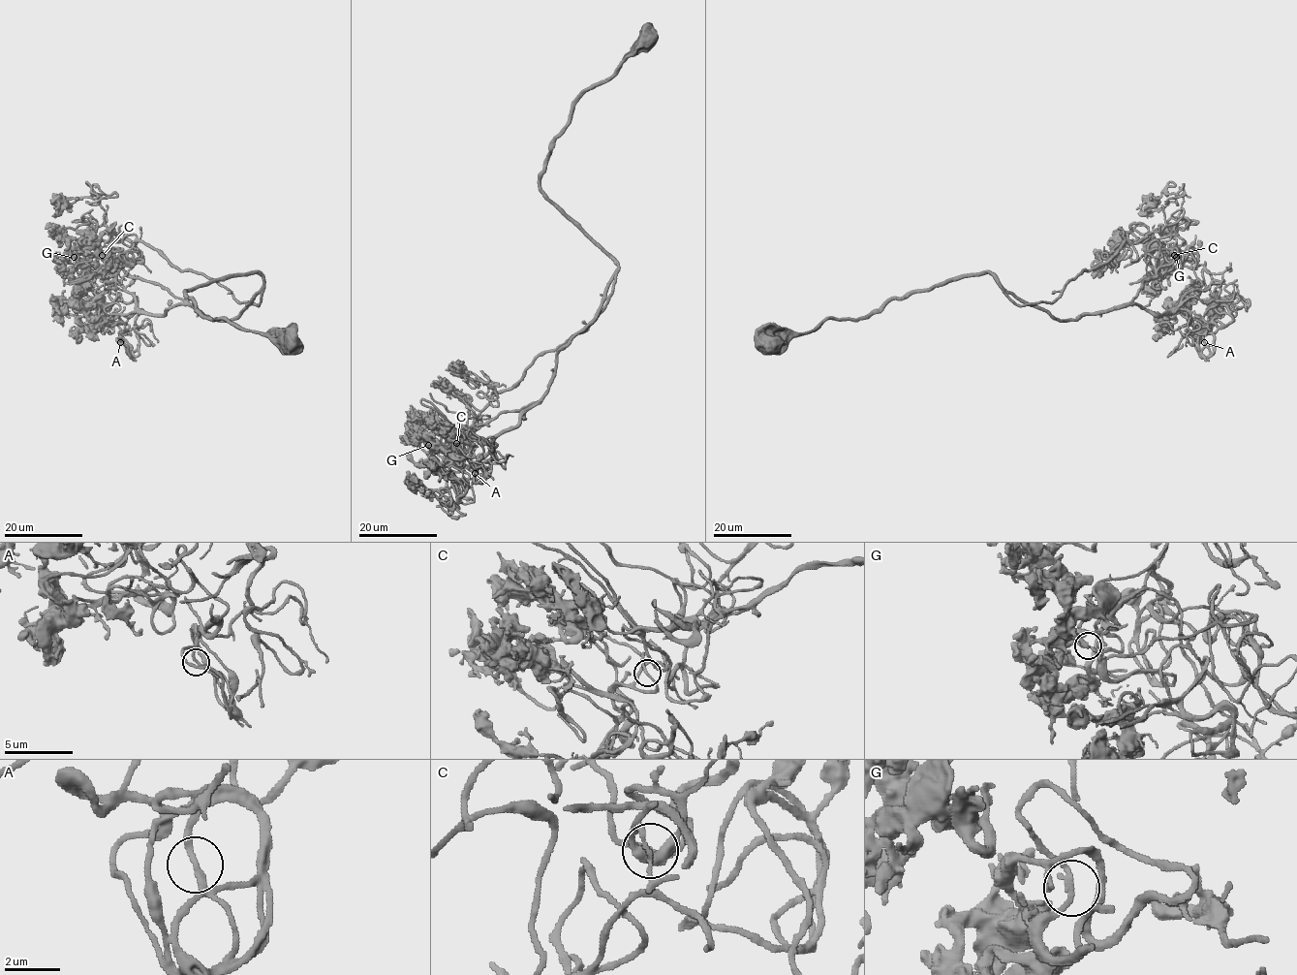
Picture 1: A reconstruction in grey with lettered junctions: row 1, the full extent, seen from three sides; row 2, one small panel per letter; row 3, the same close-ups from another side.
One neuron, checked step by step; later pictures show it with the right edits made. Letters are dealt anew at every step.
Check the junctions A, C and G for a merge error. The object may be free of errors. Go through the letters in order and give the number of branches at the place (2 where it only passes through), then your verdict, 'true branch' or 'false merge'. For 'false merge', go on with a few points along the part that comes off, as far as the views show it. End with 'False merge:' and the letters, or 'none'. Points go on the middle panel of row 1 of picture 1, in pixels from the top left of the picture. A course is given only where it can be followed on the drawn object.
A: branches 2; true branch
C: branches 2; true branch
G: branches 2; true branch
False merge: none

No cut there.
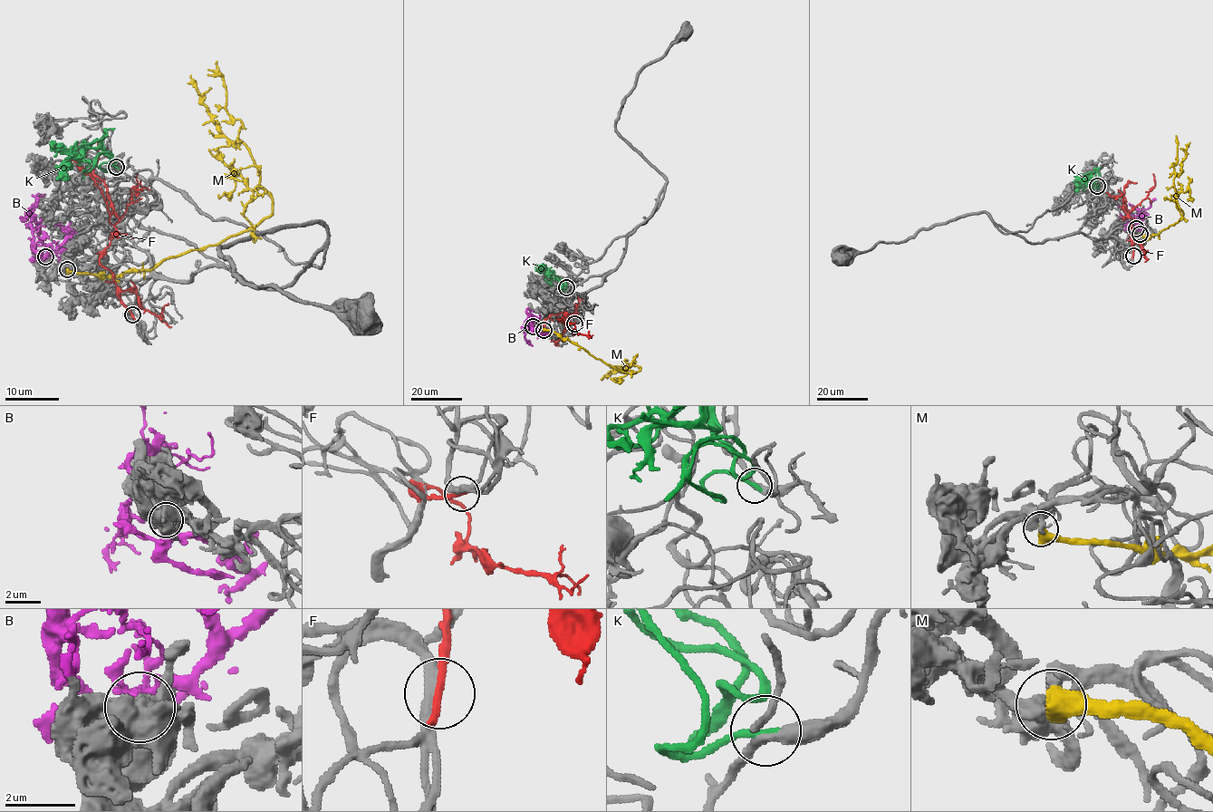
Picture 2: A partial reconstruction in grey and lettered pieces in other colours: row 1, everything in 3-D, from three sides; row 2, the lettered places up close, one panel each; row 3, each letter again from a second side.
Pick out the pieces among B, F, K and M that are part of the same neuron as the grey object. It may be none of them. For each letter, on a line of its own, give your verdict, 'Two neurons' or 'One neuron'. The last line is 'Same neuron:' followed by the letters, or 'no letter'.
B: Two neurons
F: Two neurons
K: One neuron
M: Two neurons
Same neuron: K

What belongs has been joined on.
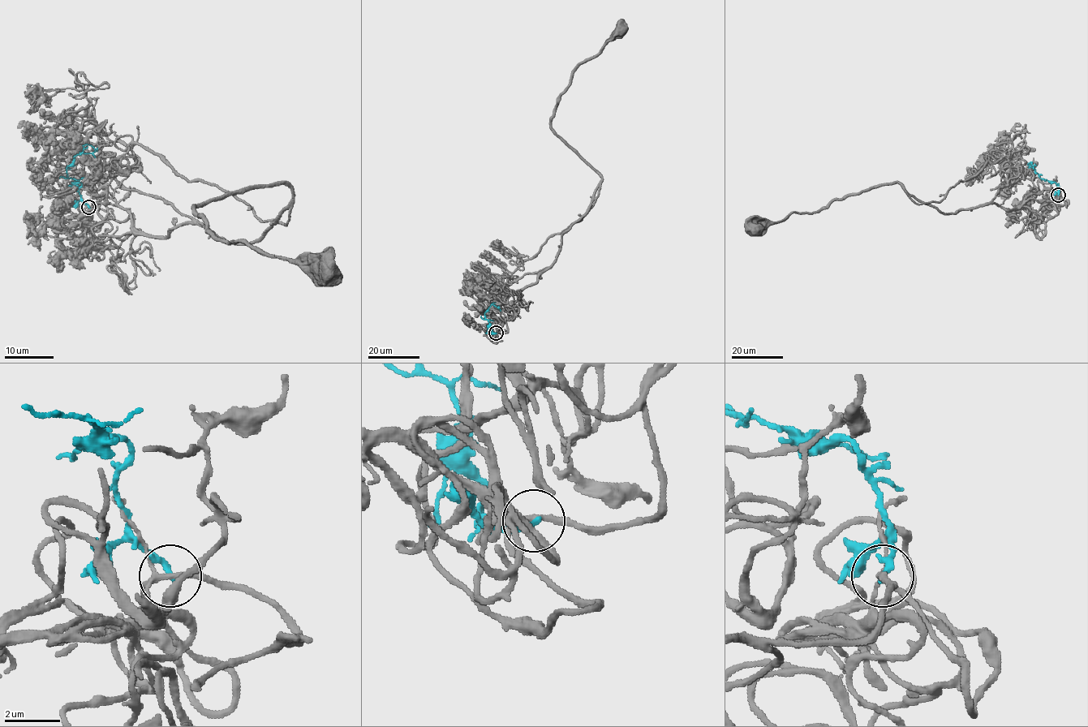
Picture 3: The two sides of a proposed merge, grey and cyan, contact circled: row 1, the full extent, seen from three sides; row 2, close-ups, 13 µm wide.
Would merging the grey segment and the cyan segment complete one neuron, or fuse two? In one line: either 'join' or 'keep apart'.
keep apart

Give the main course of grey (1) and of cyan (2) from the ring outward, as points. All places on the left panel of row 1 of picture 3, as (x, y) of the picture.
1: (88, 207), (146, 234), (201, 223), (253, 243), (292, 200), (284, 183), (194, 209), (220, 239), (324, 273)
2: (88, 207), (80, 197), (78, 188), (80, 185), (67, 176), (67, 167), (83, 147), (89, 144), (96, 152)

